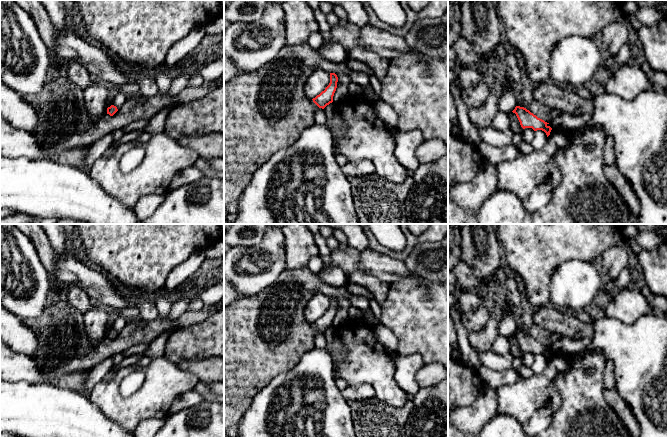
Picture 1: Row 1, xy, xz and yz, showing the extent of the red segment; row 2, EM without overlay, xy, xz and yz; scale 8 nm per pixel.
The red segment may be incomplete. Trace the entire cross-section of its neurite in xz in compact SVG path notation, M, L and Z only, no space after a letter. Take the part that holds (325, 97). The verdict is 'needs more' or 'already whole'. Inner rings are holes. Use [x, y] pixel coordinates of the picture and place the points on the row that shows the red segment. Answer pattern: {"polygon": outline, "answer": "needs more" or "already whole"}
{"polygon": "M330 73L330 83L319 95L313 98L313 102L324 109L327 105L333 102L333 96L337 88L338 77L335 73Z", "answer": "already whole"}

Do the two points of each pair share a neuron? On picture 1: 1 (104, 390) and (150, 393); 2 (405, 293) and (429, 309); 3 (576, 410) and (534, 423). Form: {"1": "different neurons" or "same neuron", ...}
{"1": "same neuron", "2": "same neuron", "3": "different neurons"}

